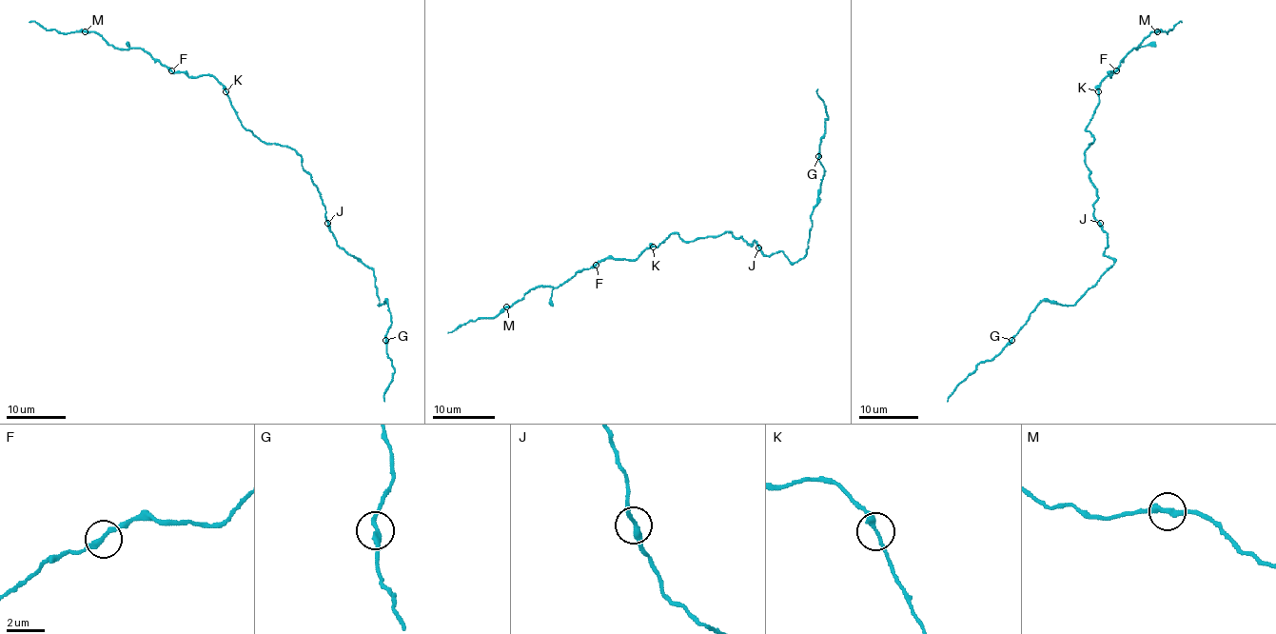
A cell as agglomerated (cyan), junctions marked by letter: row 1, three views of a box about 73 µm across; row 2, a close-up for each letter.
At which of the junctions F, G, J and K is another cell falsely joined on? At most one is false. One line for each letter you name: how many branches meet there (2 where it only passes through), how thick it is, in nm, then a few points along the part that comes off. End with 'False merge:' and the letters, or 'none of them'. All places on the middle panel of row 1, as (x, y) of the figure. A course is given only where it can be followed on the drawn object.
False merge: none of them

